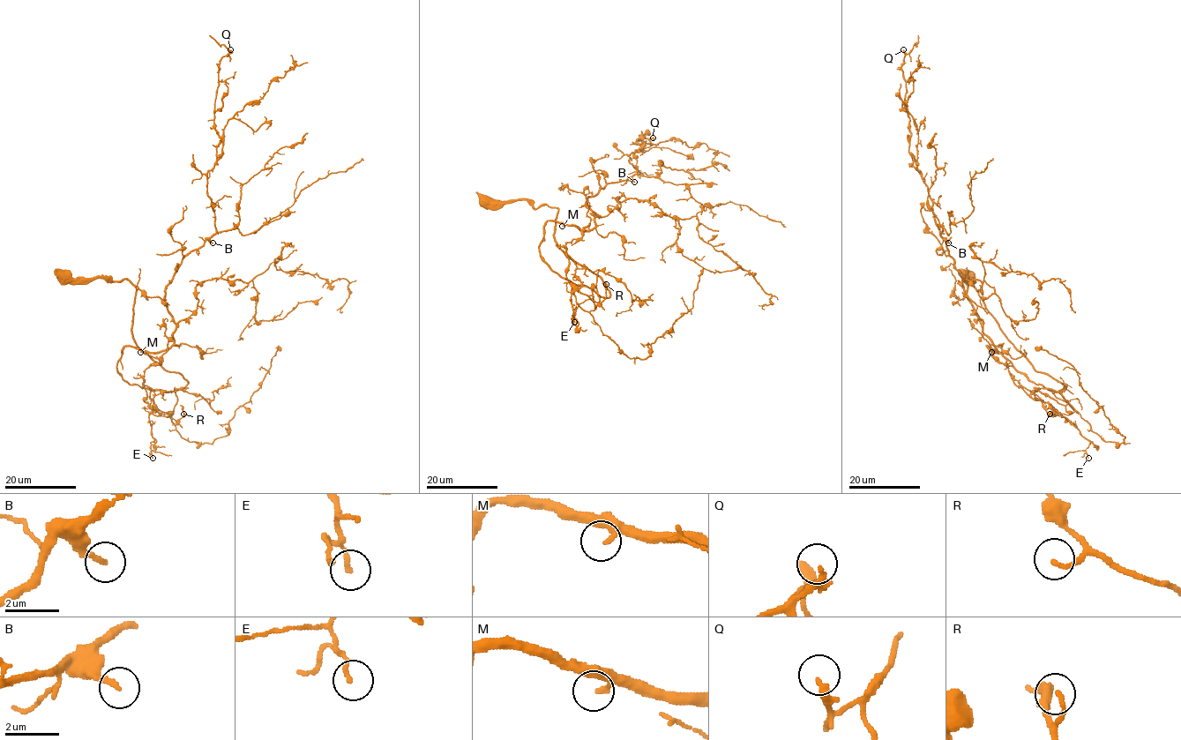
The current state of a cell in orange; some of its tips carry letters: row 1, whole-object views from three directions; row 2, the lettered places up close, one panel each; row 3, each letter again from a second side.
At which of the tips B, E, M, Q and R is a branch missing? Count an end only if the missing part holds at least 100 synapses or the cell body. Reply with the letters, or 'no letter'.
Q

